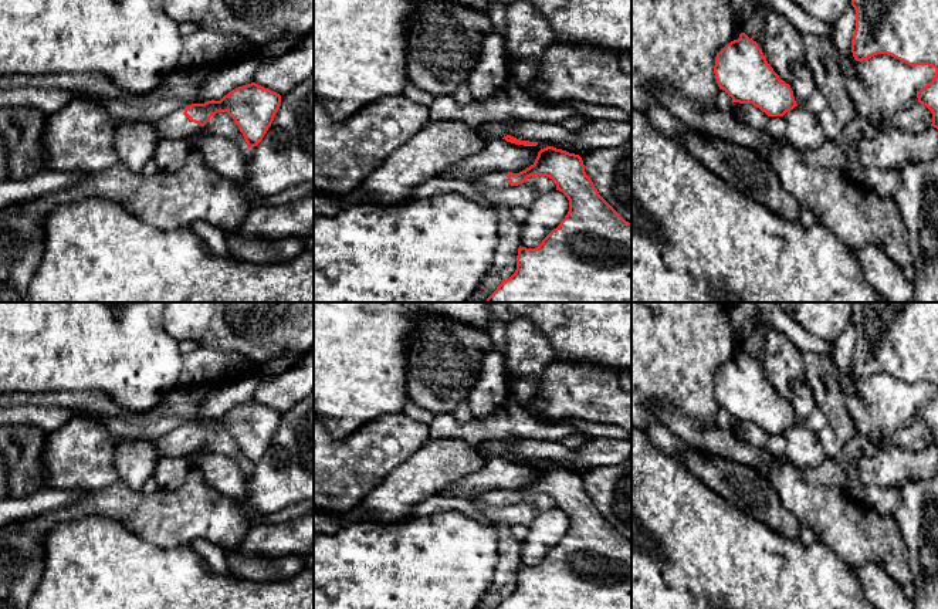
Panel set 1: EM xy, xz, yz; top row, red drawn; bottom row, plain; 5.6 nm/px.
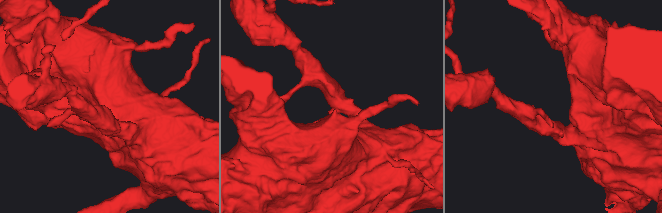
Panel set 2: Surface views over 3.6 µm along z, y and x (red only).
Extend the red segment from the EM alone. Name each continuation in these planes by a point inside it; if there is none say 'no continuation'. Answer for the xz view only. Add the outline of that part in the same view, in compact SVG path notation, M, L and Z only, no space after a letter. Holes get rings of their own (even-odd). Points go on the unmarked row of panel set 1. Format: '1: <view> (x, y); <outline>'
1: xz (497, 498); M507 490L481 493L474 503L480 511L491 511L511 504Z

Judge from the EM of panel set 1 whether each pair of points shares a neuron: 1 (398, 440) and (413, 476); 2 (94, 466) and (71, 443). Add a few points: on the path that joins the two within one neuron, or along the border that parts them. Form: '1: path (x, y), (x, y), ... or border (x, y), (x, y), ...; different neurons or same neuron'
1: border (429, 439), (381, 481); different neurons
2: path (88, 460), (77, 449); same neuron

